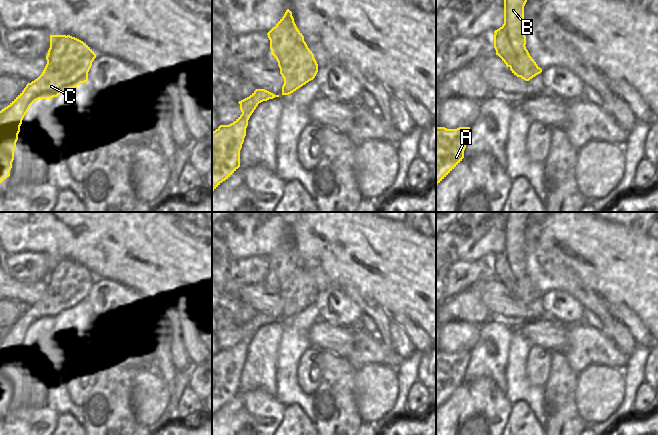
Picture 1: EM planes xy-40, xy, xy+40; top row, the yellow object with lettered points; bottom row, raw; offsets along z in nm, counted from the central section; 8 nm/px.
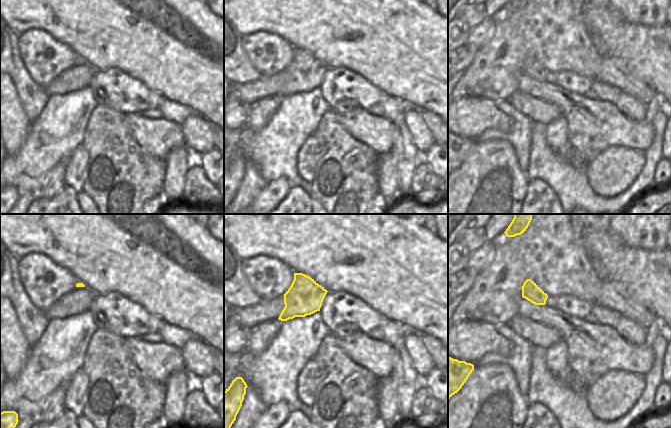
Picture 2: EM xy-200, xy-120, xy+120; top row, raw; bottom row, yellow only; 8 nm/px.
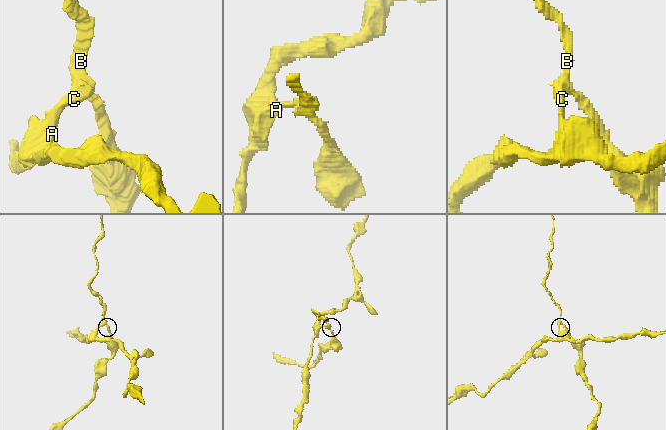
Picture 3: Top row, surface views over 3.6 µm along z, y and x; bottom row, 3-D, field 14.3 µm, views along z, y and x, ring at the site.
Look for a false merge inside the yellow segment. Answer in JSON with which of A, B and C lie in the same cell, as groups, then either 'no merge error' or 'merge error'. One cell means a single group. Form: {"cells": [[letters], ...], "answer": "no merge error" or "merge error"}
{"cells": [["A", "C"], ["B"]], "answer": "merge error"}

